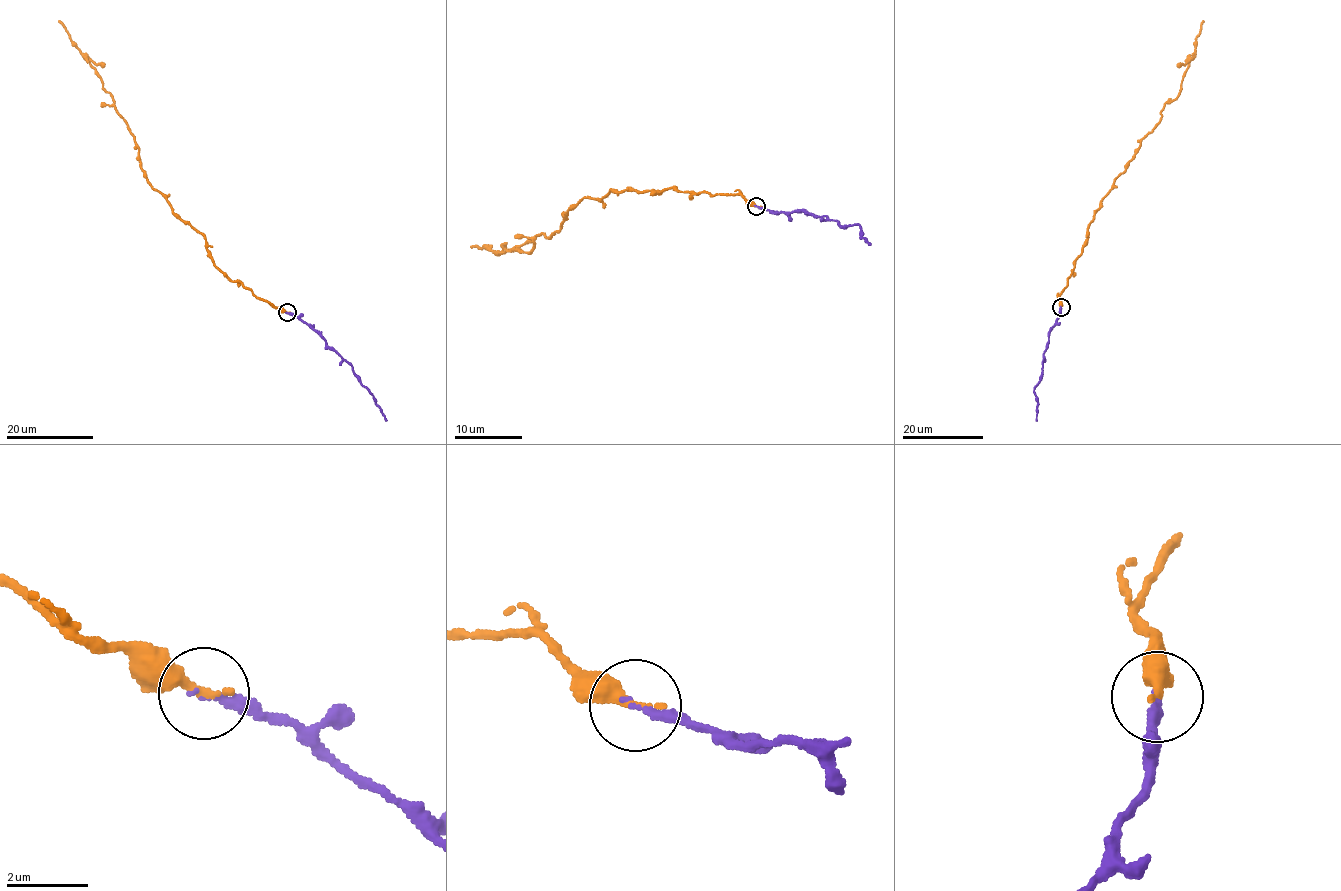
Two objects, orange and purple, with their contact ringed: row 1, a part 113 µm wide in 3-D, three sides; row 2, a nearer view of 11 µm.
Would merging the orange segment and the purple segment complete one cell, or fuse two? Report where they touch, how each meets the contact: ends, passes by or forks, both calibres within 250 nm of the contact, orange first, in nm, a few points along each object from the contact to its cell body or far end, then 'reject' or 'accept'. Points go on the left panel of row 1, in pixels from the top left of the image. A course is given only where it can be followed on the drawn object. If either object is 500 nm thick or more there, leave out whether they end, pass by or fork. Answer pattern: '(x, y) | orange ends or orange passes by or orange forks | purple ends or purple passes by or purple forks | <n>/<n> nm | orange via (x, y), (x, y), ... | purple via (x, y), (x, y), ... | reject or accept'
(287, 312) | orange ends | purple ends | 320/170 nm | orange via (286, 313), (219, 271), (202, 234), (153, 190), (133, 134), (59, 21) | purple via (286, 313), (310, 324), (329, 347), (352, 366), (354, 375), (370, 393), (385, 421) | accept

